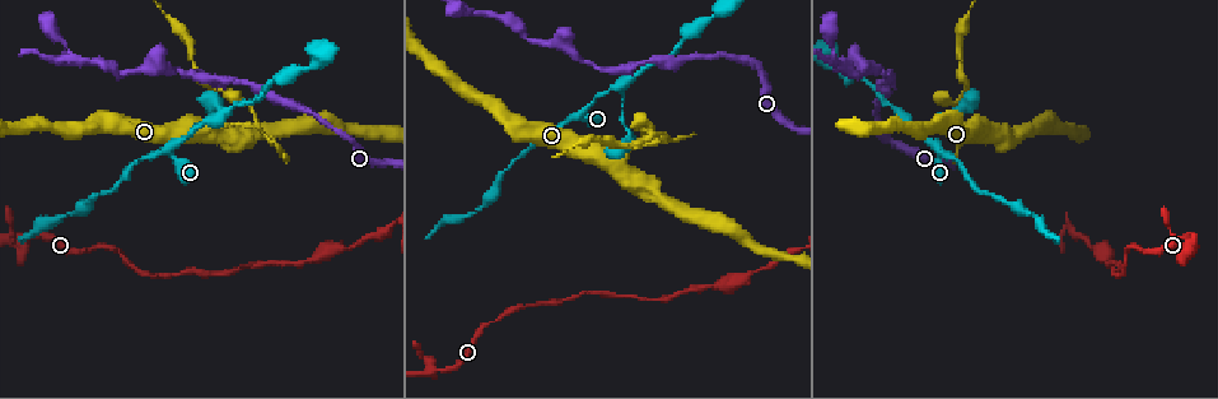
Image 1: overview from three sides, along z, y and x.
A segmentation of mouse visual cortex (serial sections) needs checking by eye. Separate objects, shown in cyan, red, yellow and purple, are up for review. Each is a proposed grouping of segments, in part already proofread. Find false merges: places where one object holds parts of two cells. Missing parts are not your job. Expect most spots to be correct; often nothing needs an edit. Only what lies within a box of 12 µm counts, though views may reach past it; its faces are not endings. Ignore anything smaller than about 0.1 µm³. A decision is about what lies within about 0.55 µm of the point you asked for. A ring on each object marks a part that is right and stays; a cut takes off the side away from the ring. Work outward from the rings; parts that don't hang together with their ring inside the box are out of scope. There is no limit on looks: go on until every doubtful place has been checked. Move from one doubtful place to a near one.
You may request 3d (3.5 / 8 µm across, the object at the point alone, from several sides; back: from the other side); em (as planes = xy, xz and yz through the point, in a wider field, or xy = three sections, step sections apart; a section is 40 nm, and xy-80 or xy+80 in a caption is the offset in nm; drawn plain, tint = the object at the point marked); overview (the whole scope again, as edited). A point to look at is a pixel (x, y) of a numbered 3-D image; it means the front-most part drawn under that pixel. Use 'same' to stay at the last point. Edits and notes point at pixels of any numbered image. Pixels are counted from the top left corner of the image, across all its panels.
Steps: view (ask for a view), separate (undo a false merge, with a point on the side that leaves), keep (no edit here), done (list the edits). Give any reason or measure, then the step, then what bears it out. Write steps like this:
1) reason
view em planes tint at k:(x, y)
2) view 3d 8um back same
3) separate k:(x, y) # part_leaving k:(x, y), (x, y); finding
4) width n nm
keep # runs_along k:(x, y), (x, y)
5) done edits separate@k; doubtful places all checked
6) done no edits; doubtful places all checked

abrupt turn
view 3d 8um back at 1:(661, 136)

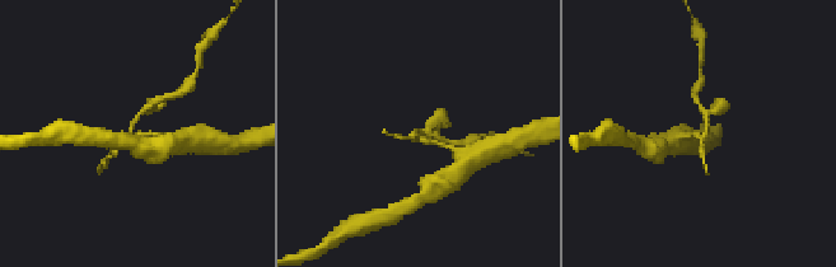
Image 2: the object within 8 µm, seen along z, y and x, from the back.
closer look
view 3d 3.5um at 2:(415, 136)

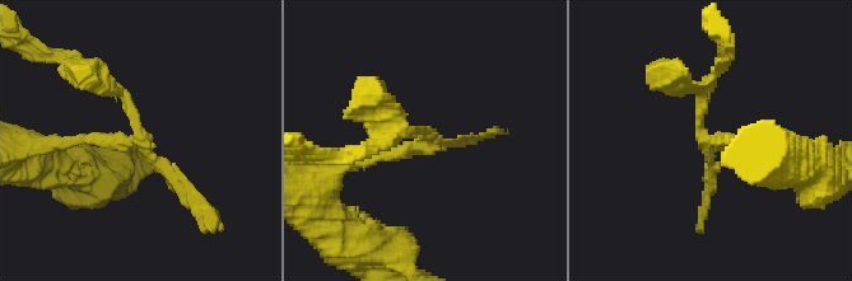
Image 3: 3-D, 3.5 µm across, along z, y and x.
view em xy step 3 tint at 3:(137, 137)

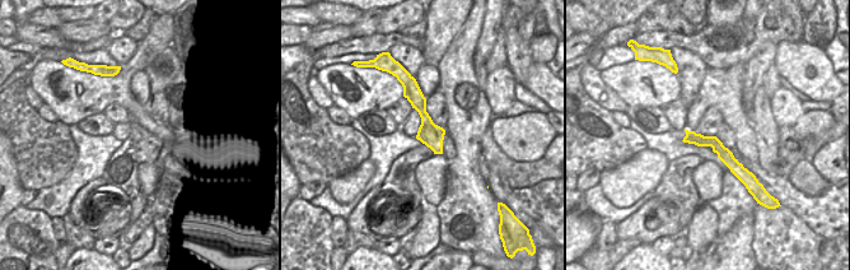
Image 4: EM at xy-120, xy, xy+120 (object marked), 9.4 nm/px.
separate 3:(186, 186) # a second cell is stuck on

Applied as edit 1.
view overview

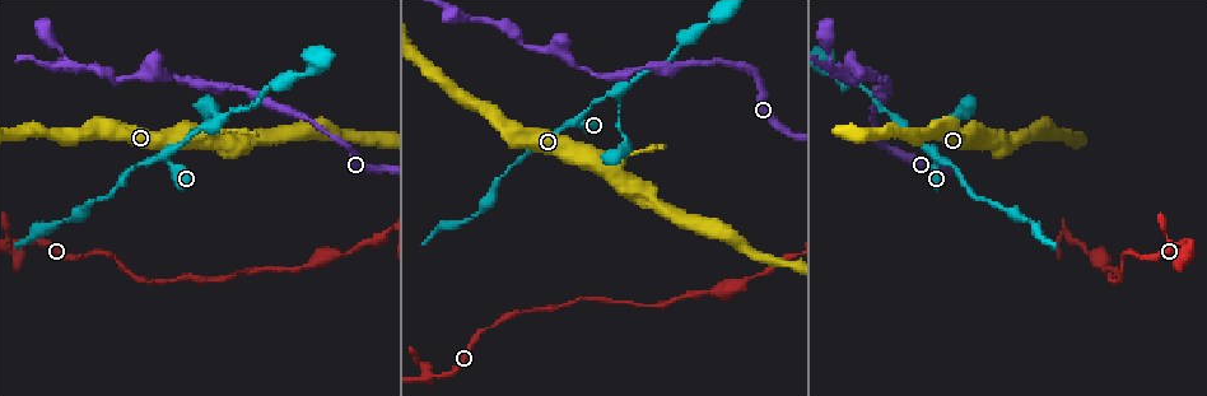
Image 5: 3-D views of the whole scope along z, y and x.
branch point
view 3d 3.5um back at 5:(614, 93)

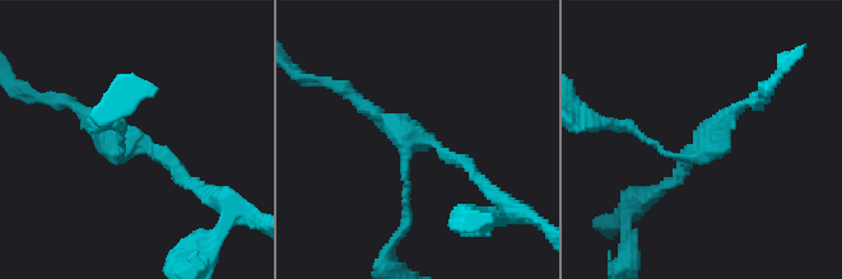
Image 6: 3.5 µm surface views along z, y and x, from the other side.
arms 3; arm_widths 100, 150, 200 nm
keep # runs_along 6:(192, 185), (66, 102); continuous, no second cell

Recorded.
three-way junction
view 3d 3.5um back at 5:(478, 20)

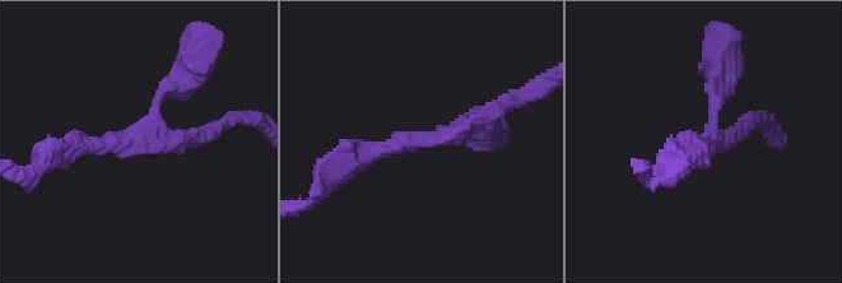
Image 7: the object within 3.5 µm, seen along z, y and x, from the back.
view em xy step 3 tint at 7:(711, 141)

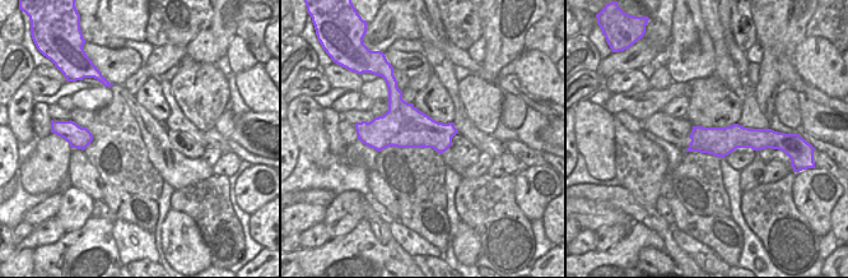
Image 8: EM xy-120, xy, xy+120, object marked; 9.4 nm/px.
arm_widths 200, 200, 300 nm
keep # runs_along 7:(342, 168), (373, 149), (471, 126); all the same cell

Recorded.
sharp bend
view 3d 8um at 5:(21, 250)

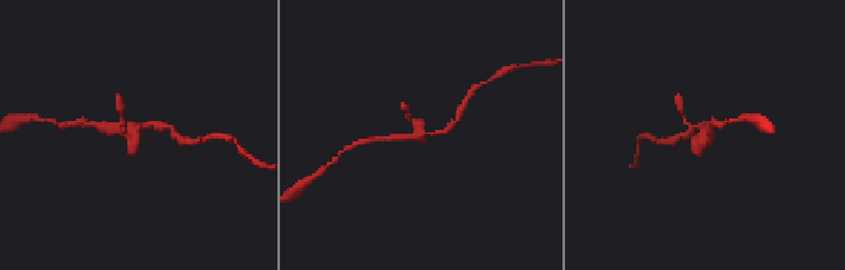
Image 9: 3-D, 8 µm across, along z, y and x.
now the EM
view em xy step 1 tint at 9:(134, 132)

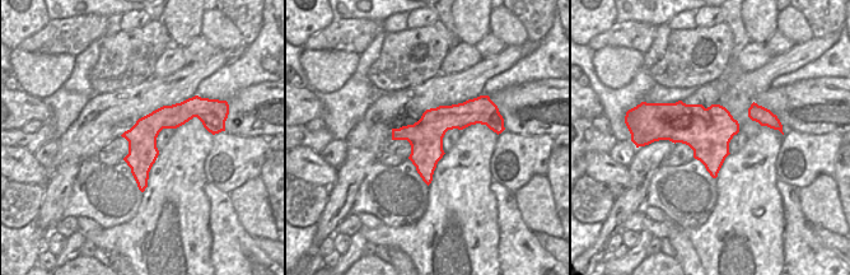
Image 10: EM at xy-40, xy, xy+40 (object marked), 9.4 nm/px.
keep # continuous, no second cell

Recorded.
done edits separate@3; doubtful places all checked

